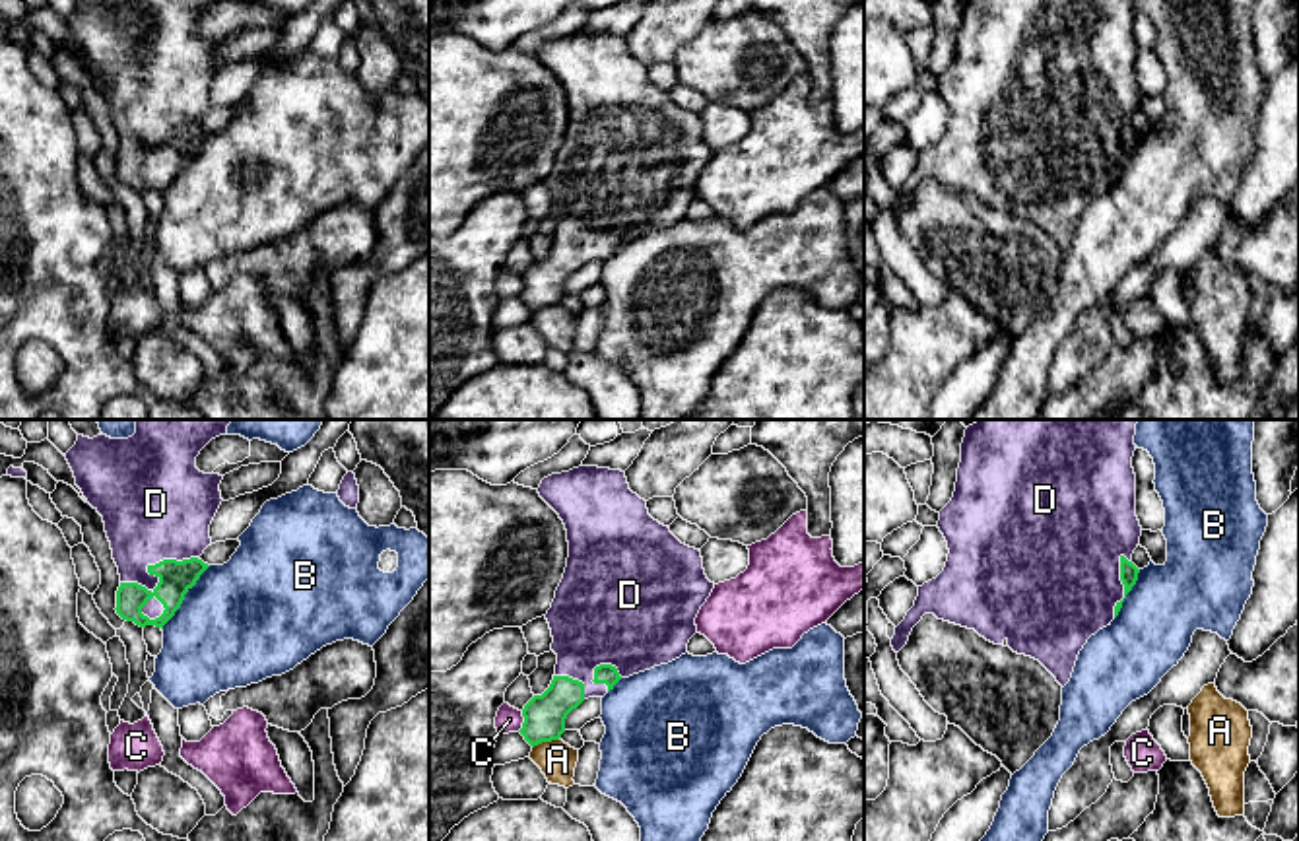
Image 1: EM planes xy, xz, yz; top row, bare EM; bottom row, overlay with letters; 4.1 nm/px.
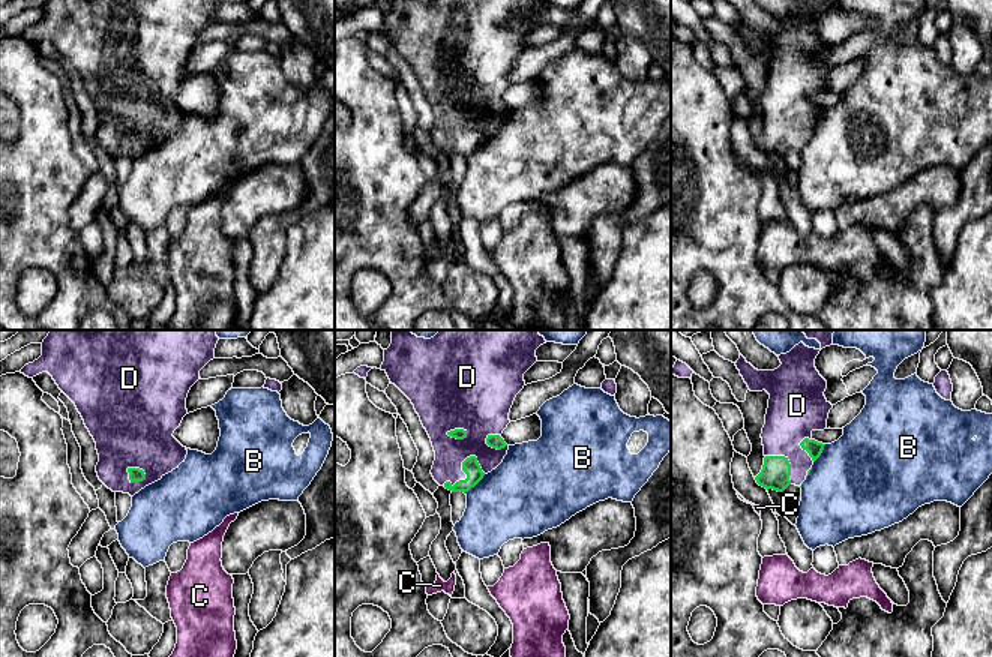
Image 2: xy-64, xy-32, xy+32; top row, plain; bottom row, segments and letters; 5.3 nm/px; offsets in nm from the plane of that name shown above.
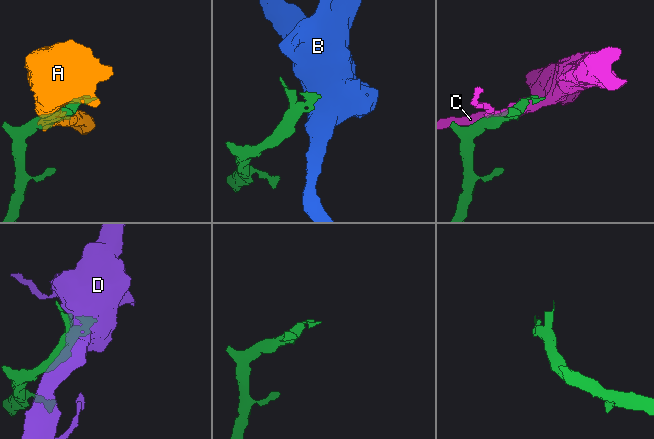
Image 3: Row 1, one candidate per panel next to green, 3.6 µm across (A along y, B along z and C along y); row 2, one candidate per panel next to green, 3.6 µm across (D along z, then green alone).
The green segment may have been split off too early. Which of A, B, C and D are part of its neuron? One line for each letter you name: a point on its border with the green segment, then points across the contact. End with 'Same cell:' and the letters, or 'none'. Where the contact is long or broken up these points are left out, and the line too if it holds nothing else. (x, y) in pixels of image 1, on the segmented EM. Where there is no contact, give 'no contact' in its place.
D: xy (148, 571)
Same cell: D

